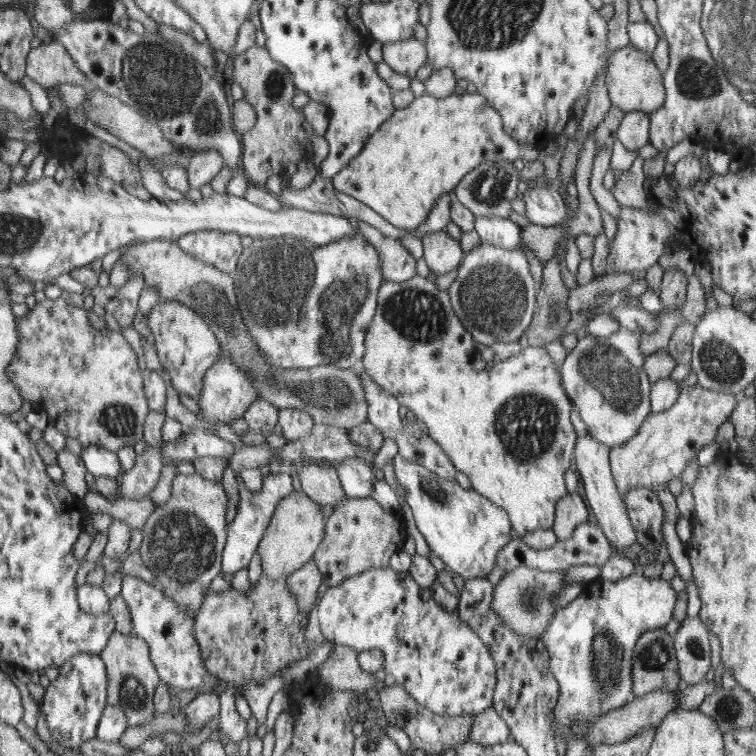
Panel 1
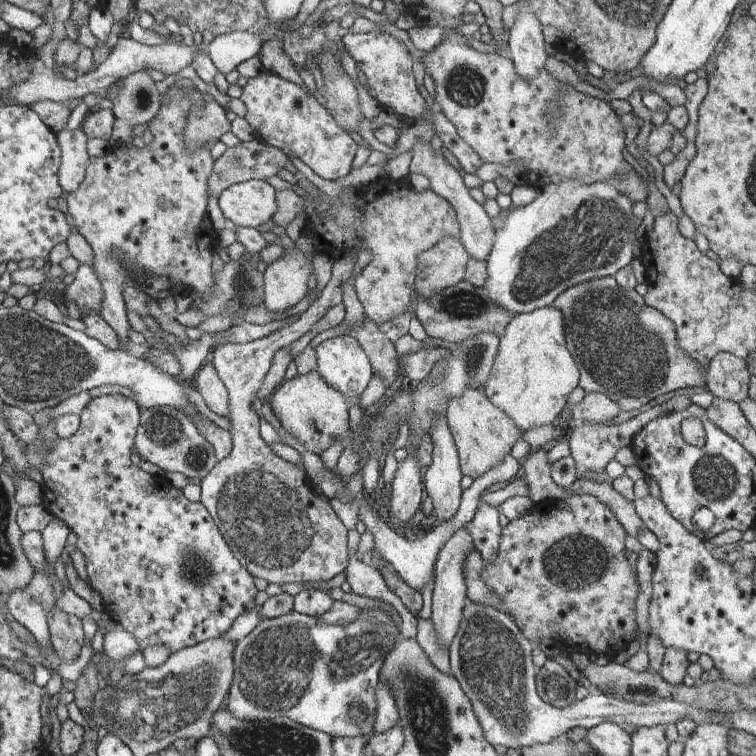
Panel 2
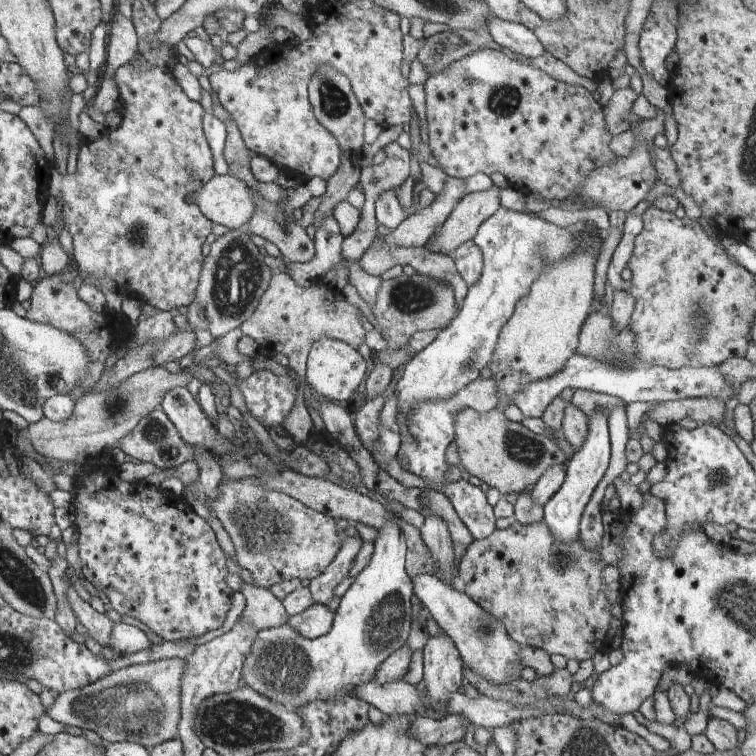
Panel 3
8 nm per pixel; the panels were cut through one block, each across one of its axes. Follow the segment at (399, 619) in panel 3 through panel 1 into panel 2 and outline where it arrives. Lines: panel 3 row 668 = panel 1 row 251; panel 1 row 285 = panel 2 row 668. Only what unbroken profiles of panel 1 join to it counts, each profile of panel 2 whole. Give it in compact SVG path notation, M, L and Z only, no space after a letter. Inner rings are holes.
M382 608L364 609L358 620L346 626L320 623L318 617L292 611L273 618L261 619L256 630L236 643L235 680L229 690L226 710L240 720L260 722L262 719L286 717L304 726L325 732L333 738L369 736L375 732L377 688L383 665L399 626Z

